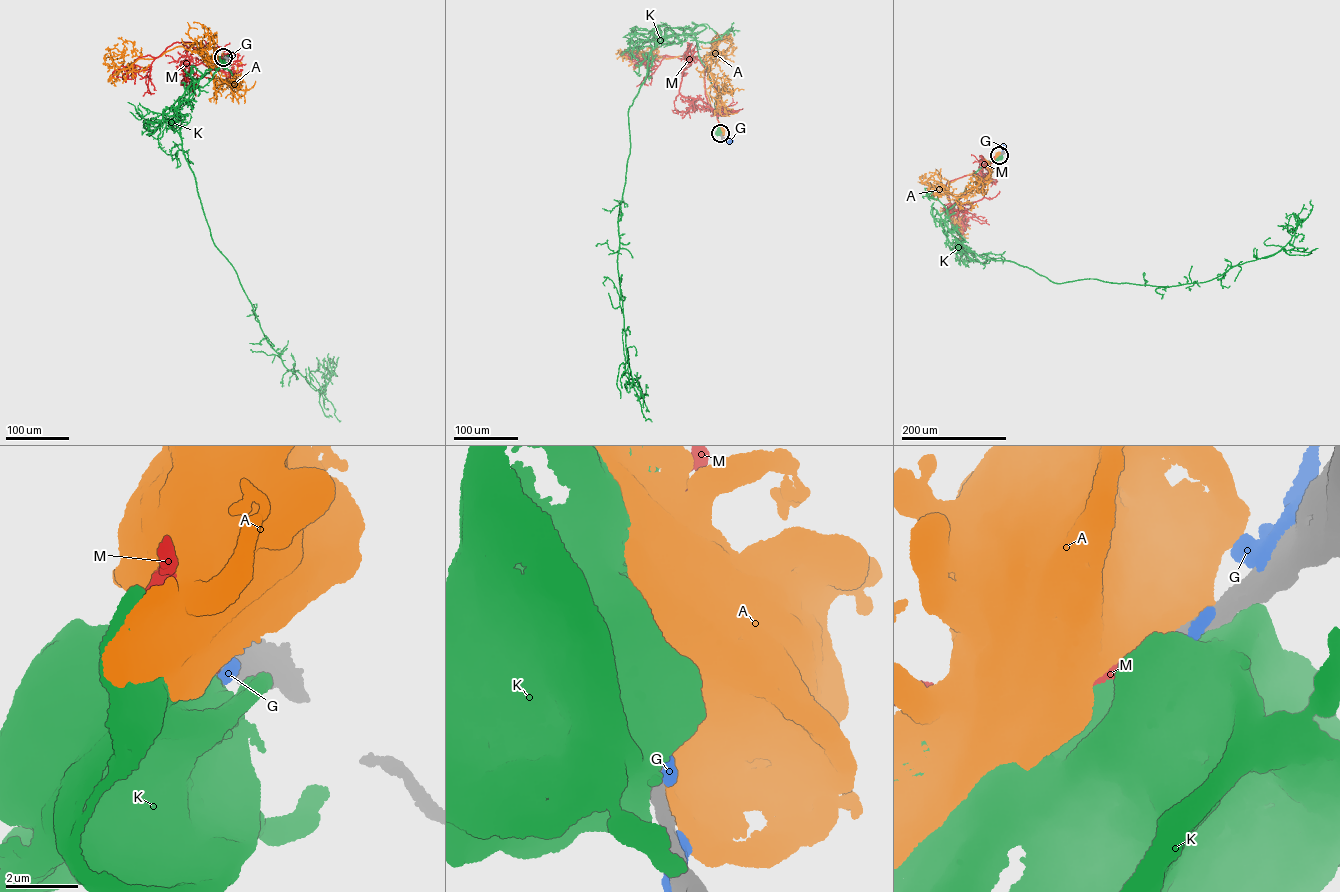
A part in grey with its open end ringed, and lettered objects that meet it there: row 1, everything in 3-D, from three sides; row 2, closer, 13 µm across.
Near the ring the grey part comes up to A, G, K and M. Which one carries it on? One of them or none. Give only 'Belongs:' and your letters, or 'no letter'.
Belongs: M

